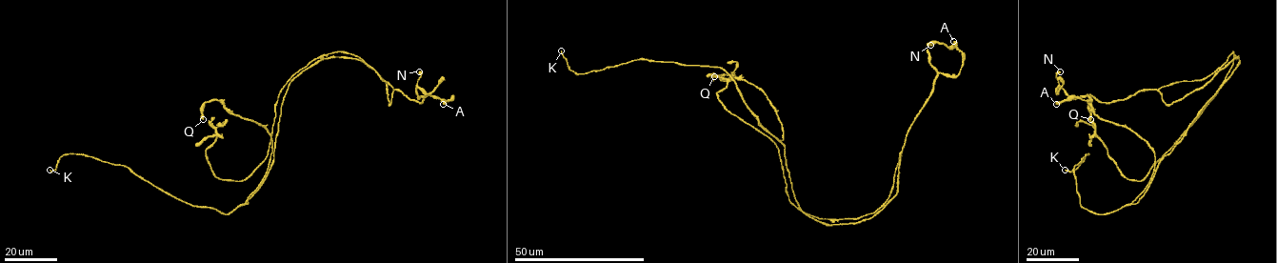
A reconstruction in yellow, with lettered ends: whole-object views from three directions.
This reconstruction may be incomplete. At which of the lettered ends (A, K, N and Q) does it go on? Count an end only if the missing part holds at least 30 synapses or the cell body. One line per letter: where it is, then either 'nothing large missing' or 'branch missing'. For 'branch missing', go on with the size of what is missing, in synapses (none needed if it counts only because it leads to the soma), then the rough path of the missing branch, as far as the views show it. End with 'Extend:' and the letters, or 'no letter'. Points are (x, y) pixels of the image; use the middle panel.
A: at (953, 41); nothing large missing
K: at (561, 50); nothing large missing
N: at (930, 45); nothing large missing
Q: at (714, 76); nothing large missing
Extend: no letter

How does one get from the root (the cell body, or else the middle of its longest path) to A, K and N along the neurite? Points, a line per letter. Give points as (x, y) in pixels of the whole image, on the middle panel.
A: (817, 220), (856, 223), (884, 207), (932, 83), (960, 70), (953, 41)
K: (817, 220), (796, 200), (785, 147), (759, 123), (722, 69), (638, 59), (575, 73), (561, 50)
N: (817, 220), (856, 223), (884, 207), (907, 131), (936, 77), (927, 51), (930, 45)

